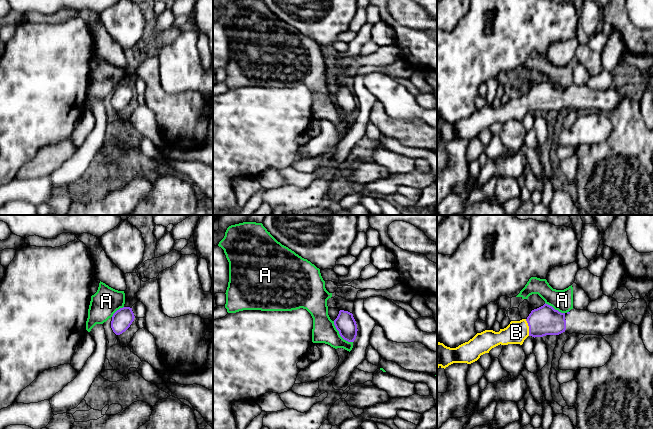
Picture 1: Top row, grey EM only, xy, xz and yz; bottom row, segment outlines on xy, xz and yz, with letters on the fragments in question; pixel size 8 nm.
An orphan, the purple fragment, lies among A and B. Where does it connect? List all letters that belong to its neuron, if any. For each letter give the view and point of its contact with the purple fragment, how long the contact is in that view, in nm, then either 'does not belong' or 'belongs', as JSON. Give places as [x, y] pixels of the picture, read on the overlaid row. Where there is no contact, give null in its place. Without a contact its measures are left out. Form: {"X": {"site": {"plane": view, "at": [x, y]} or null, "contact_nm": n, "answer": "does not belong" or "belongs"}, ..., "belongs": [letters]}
{"A": {"site": {"plane": "xz", "at": [339, 333]}, "contact_nm": 240, "answer": "does not belong"}, "B": {"site": {"plane": "yz", "at": [529, 327]}, "contact_nm": 140, "answer": "belongs"}, "belongs": ["B"]}

